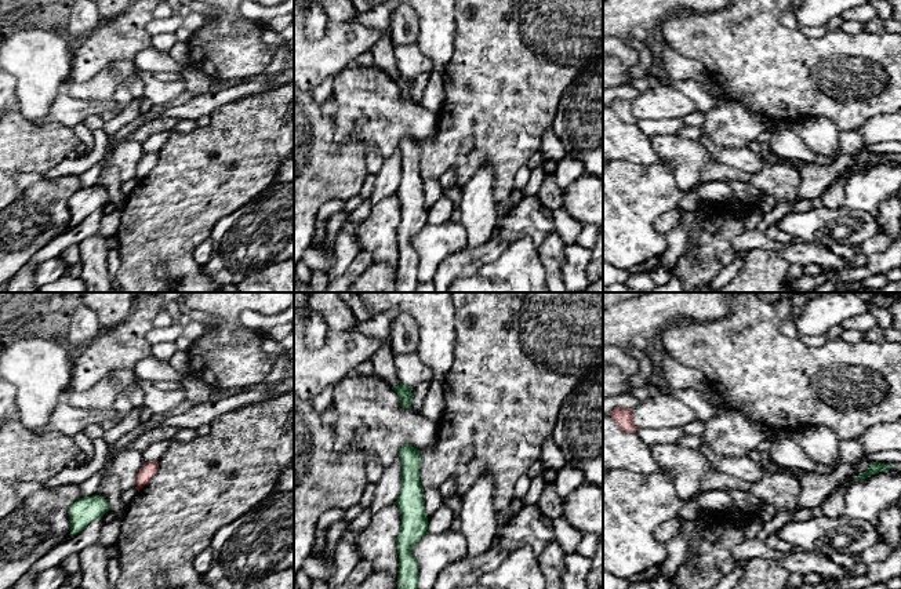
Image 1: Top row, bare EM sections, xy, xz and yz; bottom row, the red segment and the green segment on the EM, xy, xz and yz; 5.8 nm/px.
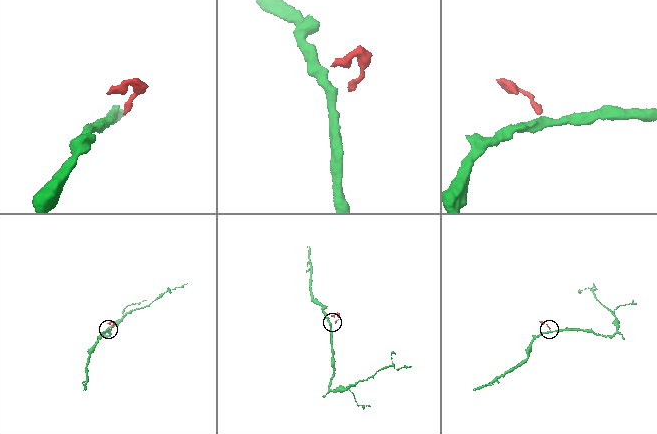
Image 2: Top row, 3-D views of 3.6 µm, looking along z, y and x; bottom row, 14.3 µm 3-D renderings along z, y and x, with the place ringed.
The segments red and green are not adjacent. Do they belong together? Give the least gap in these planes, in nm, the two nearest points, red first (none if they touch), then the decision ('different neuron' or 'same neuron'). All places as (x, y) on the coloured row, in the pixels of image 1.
190 nm | xy (135, 487), (106, 502) | different neuron

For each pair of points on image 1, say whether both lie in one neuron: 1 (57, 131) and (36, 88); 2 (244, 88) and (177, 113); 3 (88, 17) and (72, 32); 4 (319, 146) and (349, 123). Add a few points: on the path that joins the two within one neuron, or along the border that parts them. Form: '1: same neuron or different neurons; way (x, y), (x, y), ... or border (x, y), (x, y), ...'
1: different neurons; border (20, 111), (33, 123), (46, 120)
2: same neuron; way (228, 95), (193, 109)
3: same neuron; way (84, 20), (76, 28)
4: different neurons; border (331, 116), (333, 149), (355, 138), (363, 151)

